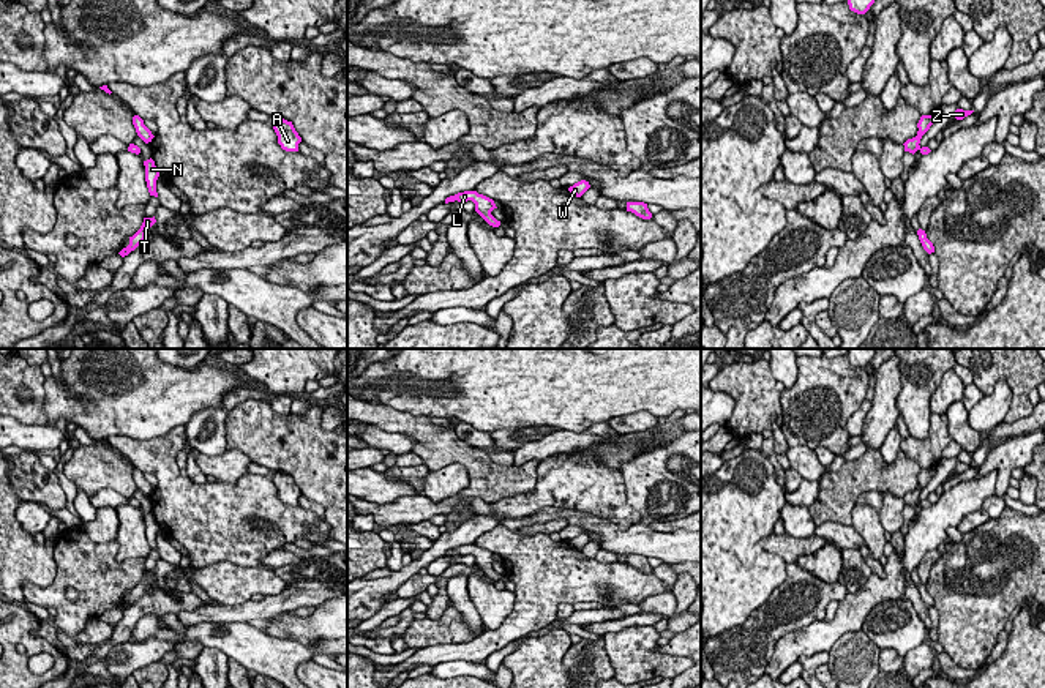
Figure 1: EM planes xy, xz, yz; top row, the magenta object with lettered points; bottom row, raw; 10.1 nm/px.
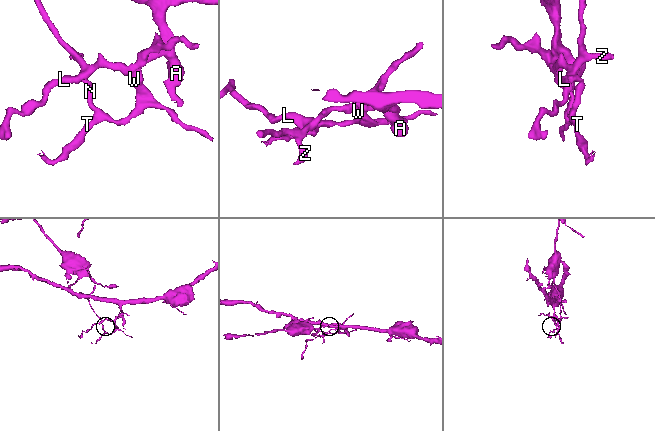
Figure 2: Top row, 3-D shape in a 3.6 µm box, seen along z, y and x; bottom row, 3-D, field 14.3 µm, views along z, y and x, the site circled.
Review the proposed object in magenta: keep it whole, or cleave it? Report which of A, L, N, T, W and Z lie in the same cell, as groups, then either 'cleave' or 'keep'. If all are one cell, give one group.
A N T W / L Z | cleave

